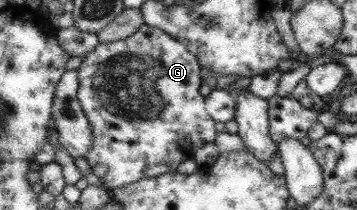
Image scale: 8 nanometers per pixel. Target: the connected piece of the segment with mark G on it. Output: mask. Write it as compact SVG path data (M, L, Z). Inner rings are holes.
M144 23L139 25L139 28L128 37L116 41L98 43L92 51L89 51L82 58L81 64L77 67L77 98L88 123L90 123L92 136L91 148L84 159L87 160L90 166L90 172L101 181L106 191L122 188L144 178L156 177L161 173L172 173L176 171L178 164L185 159L200 160L199 148L204 143L213 143L214 136L217 134L214 128L215 121L210 119L206 113L205 98L198 93L198 88L201 85L200 72L201 67L198 65L196 58L180 41L176 41L173 37L166 35L161 29L150 27Z

